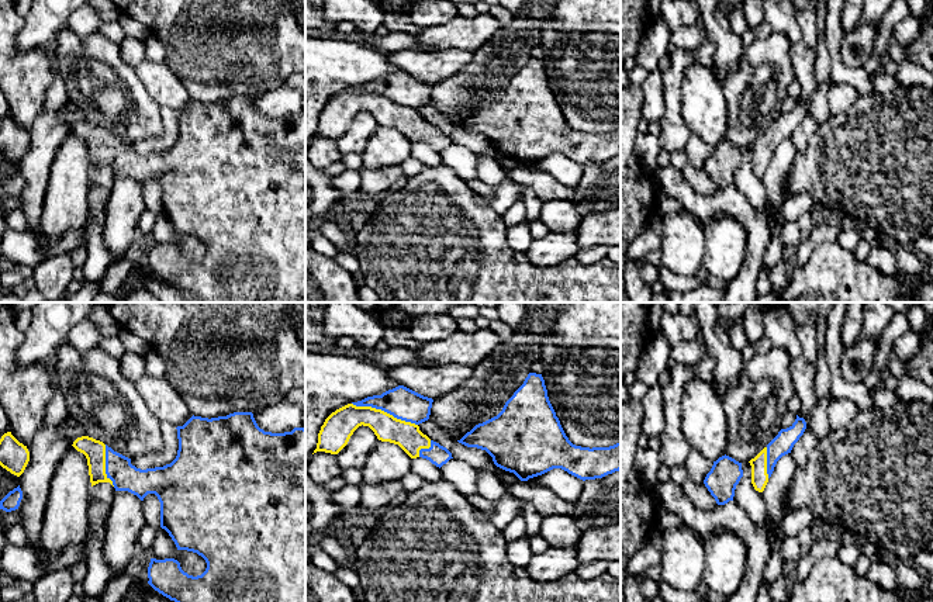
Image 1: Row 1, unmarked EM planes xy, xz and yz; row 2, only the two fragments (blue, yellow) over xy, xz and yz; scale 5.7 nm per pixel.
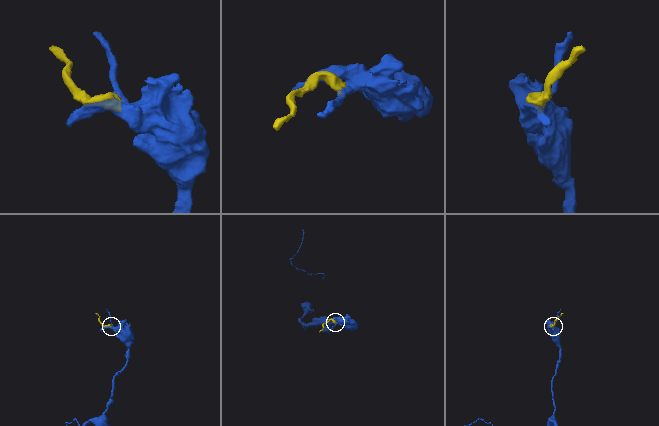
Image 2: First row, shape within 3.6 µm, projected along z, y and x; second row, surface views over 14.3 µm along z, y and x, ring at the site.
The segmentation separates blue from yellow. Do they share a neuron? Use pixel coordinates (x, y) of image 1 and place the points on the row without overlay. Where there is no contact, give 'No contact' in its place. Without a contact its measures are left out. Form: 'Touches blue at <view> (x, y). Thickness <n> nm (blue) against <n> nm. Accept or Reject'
Touches blue at xz (384, 96). Thickness 180 nm (blue) against 160 nm. Accept

